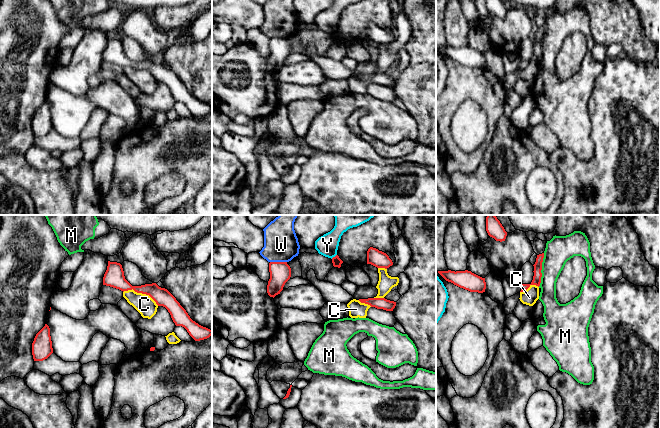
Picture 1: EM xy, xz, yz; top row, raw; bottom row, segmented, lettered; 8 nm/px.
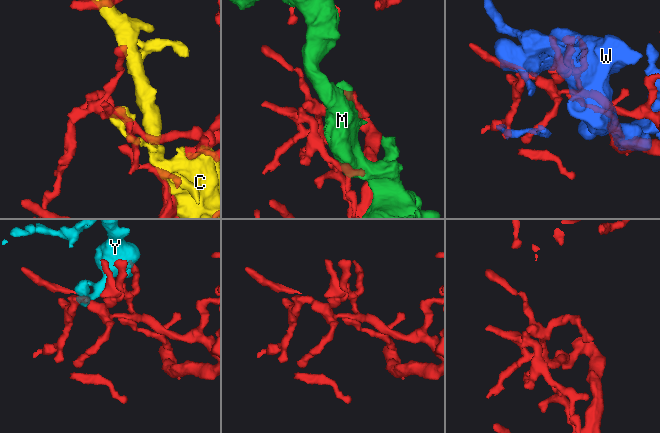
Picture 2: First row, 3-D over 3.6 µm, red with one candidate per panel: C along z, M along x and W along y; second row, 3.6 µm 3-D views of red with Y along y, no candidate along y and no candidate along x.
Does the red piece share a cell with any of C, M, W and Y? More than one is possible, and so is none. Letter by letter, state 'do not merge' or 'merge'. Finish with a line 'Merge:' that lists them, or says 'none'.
C: do not merge
M: do not merge
W: do not merge
Y: do not merge
Merge: none

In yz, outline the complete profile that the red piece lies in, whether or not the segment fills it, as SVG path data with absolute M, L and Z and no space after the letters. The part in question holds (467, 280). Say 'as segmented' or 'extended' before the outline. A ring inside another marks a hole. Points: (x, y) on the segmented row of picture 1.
as segmented; M438 271L438 273L448 282L468 290L470 292L483 293L486 289L485 278L482 278L471 271Z

